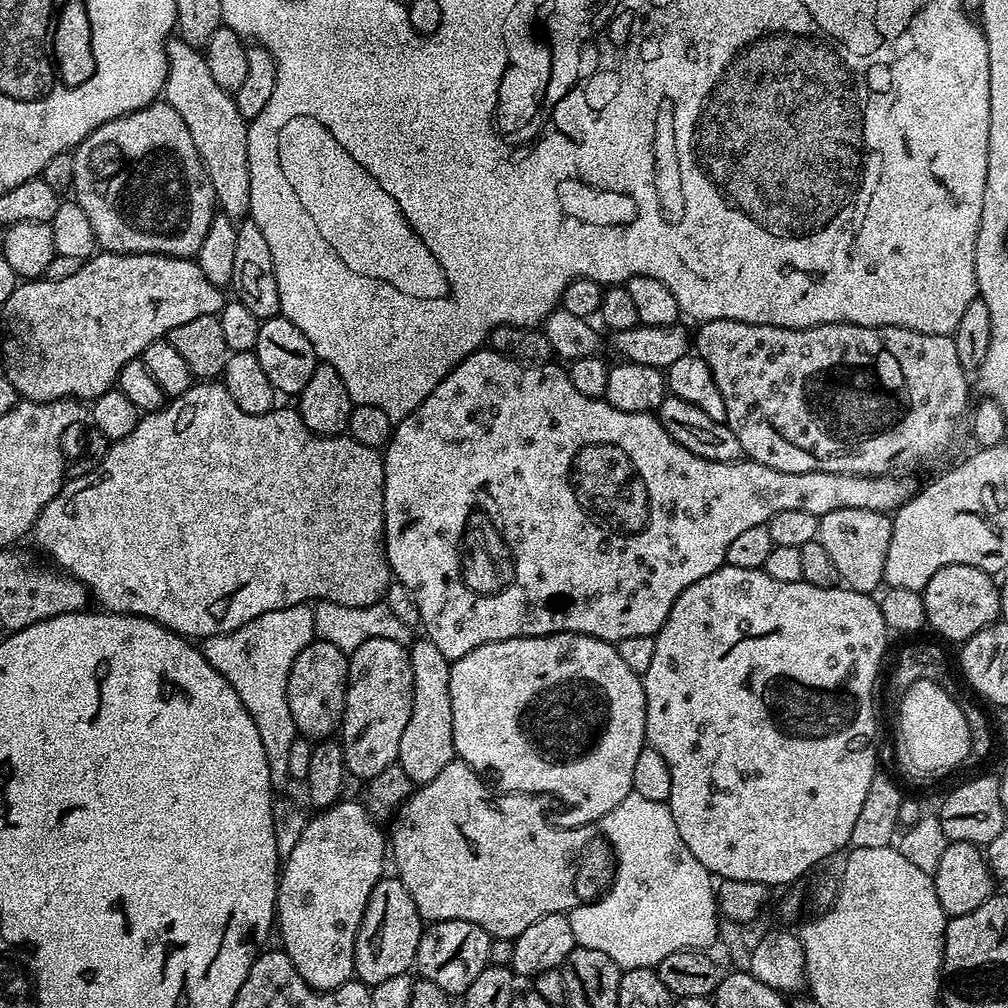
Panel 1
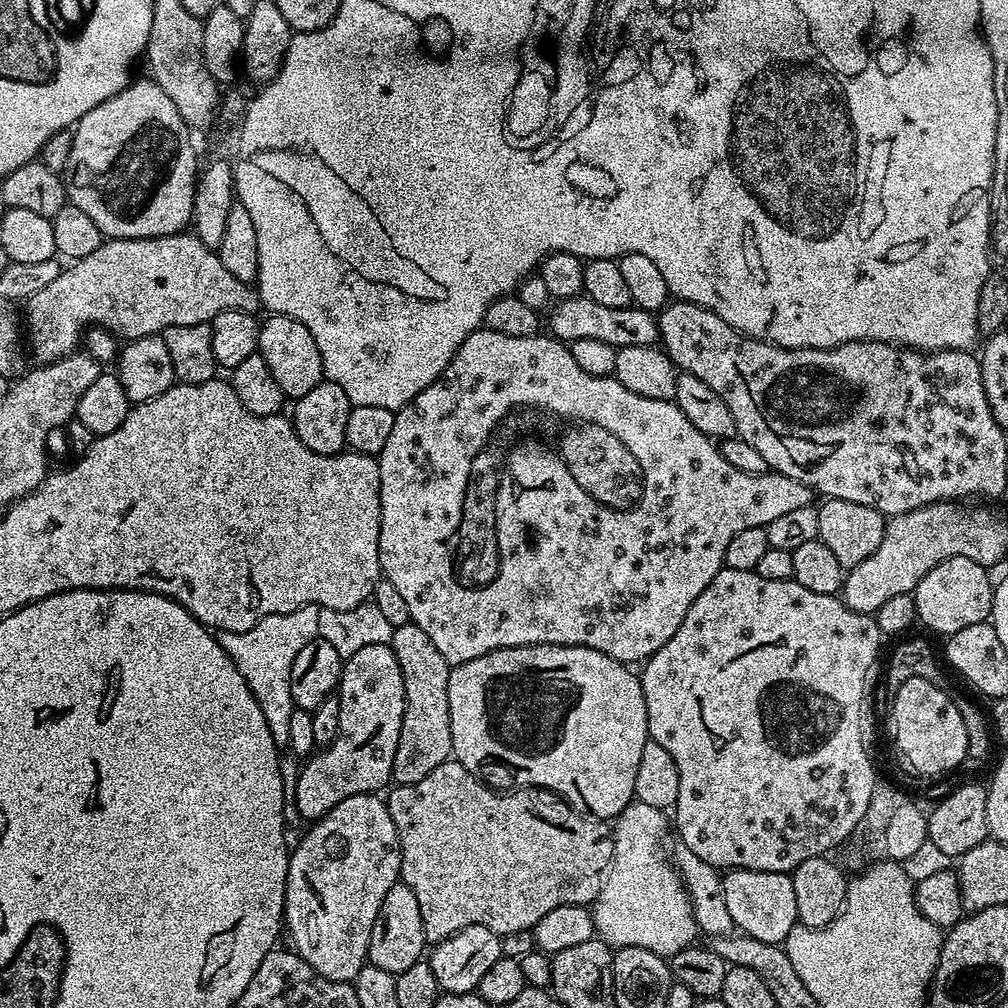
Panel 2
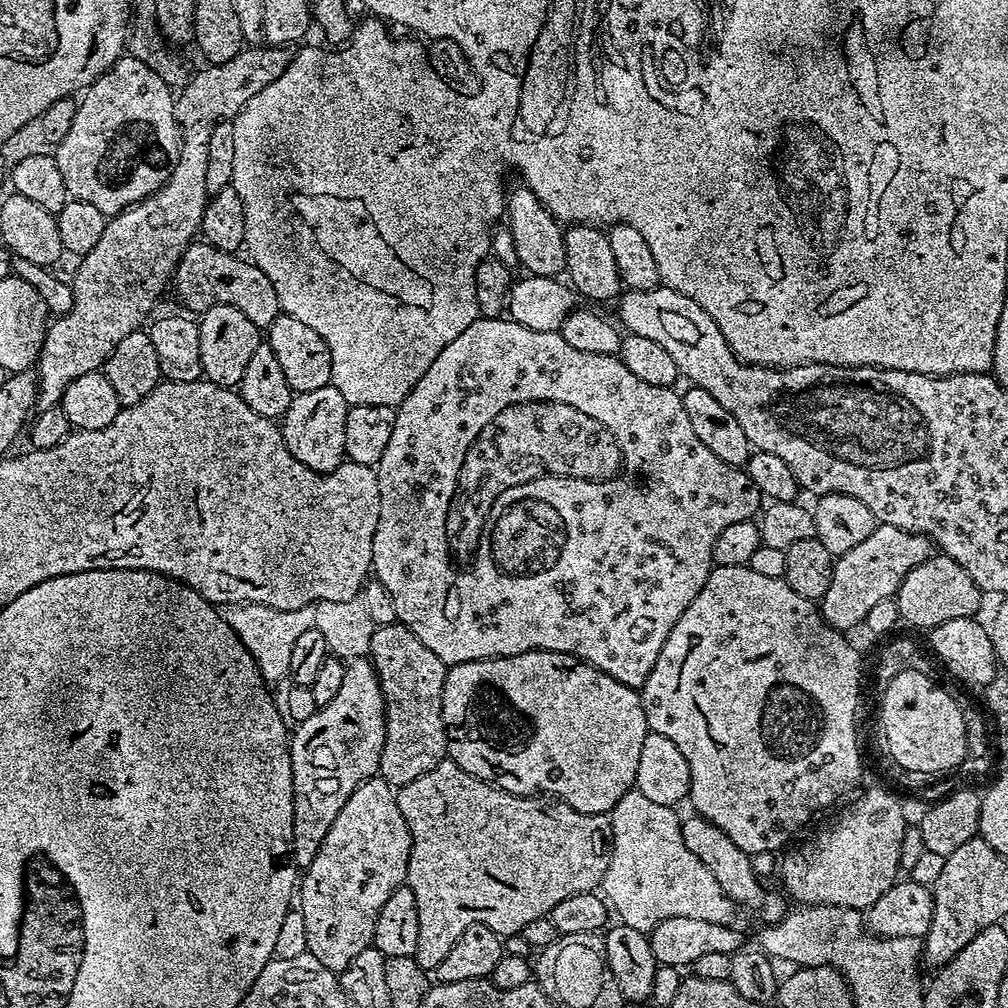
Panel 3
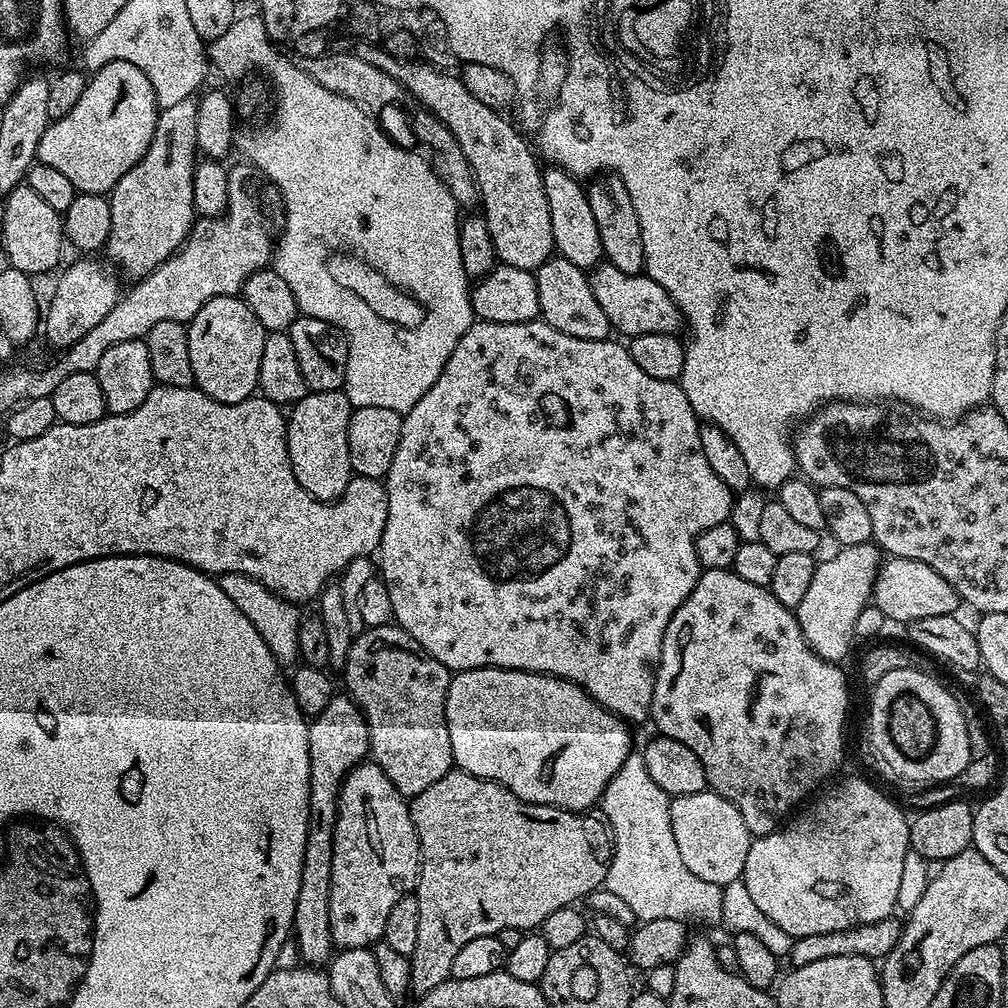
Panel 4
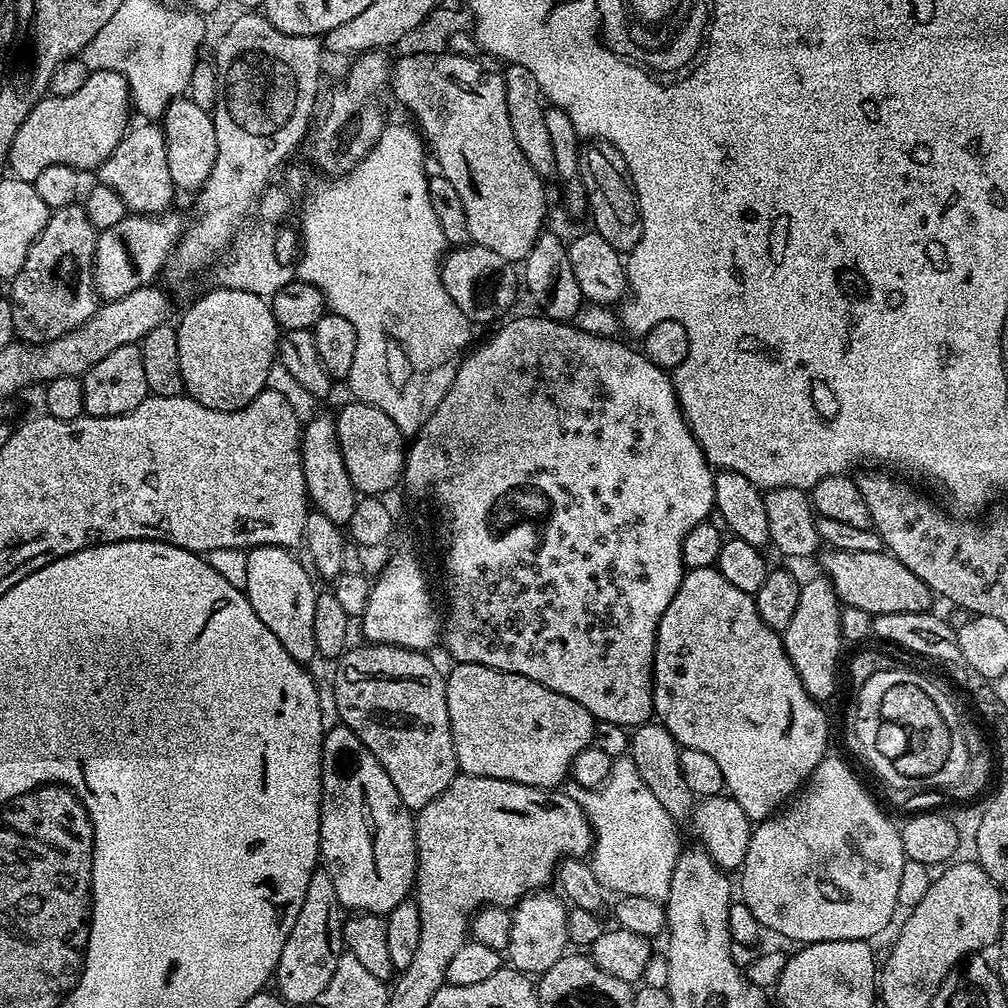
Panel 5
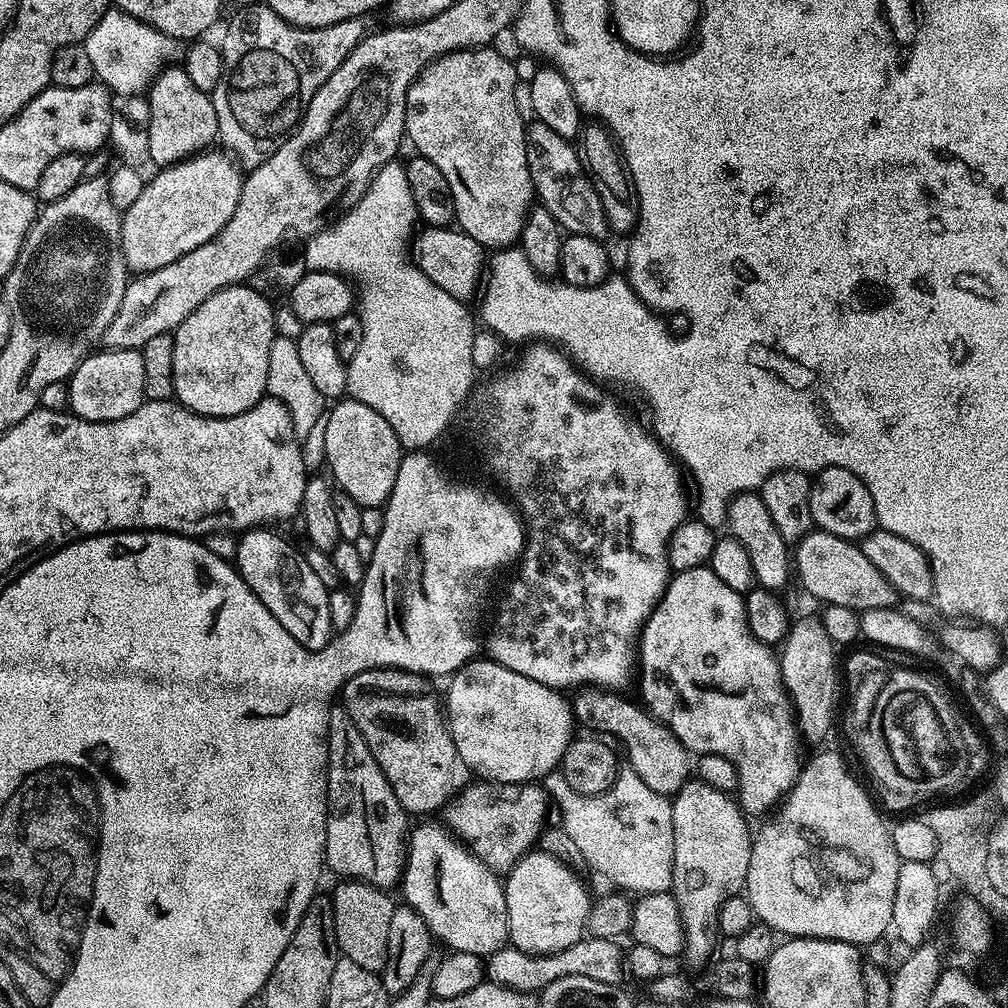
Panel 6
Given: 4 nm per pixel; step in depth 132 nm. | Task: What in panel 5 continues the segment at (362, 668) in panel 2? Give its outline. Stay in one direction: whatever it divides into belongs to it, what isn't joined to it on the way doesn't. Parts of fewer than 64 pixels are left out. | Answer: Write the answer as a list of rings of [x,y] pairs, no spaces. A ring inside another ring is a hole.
[[[317,870],[310,878],[310,886],[306,886],[302,910],[298,910],[298,918],[294,918],[294,927],[276,963],[274,988],[289,1006],[312,1004],[315,1000],[317,1003],[323,997],[326,986],[330,986],[334,969],[338,966],[338,958],[345,951],[344,921],[334,882],[328,877],[327,871]]]

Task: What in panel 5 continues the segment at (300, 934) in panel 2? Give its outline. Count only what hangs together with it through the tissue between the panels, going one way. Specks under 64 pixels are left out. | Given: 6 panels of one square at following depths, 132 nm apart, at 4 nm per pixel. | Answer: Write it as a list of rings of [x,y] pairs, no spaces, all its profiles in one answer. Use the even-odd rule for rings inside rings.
[[[337,723],[336,728],[329,727],[324,733],[324,745],[322,746],[322,790],[320,791],[320,860],[328,873],[328,877],[334,882],[334,890],[338,890],[338,902],[341,909],[347,910],[352,914],[361,912],[372,912],[376,916],[387,917],[388,913],[394,910],[403,900],[409,899],[416,883],[416,825],[413,813],[398,798],[398,790],[394,790],[394,782],[390,782],[390,774],[382,770],[378,758],[366,750],[362,738],[354,734],[344,724]]]

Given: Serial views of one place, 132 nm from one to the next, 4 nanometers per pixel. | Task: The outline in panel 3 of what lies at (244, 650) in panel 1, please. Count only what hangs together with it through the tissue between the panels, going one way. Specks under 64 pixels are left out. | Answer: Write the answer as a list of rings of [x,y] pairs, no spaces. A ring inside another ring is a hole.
[[[241,604],[227,609],[228,625],[238,634],[238,638],[250,650],[262,678],[270,686],[277,686],[291,677],[291,658],[295,642],[306,631],[315,629],[315,604],[308,604],[298,610],[274,610],[261,604]]]

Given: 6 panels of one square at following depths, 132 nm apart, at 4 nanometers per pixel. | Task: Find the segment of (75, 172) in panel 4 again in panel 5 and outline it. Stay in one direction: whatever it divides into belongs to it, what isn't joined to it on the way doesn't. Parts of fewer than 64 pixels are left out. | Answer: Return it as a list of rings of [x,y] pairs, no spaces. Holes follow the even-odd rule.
[[[114,70],[89,72],[85,84],[75,94],[48,94],[37,99],[26,122],[22,122],[18,134],[14,134],[8,155],[11,175],[18,180],[35,182],[46,166],[55,164],[81,170],[99,169],[130,127],[128,110],[130,112],[127,80]]]

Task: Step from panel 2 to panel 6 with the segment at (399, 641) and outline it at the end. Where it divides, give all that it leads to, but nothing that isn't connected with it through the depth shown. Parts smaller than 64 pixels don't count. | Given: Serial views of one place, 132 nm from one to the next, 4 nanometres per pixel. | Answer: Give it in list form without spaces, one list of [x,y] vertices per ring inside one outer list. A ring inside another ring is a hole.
[[[371,668],[350,678],[342,689],[344,708],[366,738],[366,746],[370,746],[374,762],[386,774],[394,798],[405,812],[420,816],[416,818],[427,817],[427,812],[439,813],[447,805],[458,791],[456,771],[462,768],[441,701],[439,704],[428,693],[428,684],[418,672]]]

